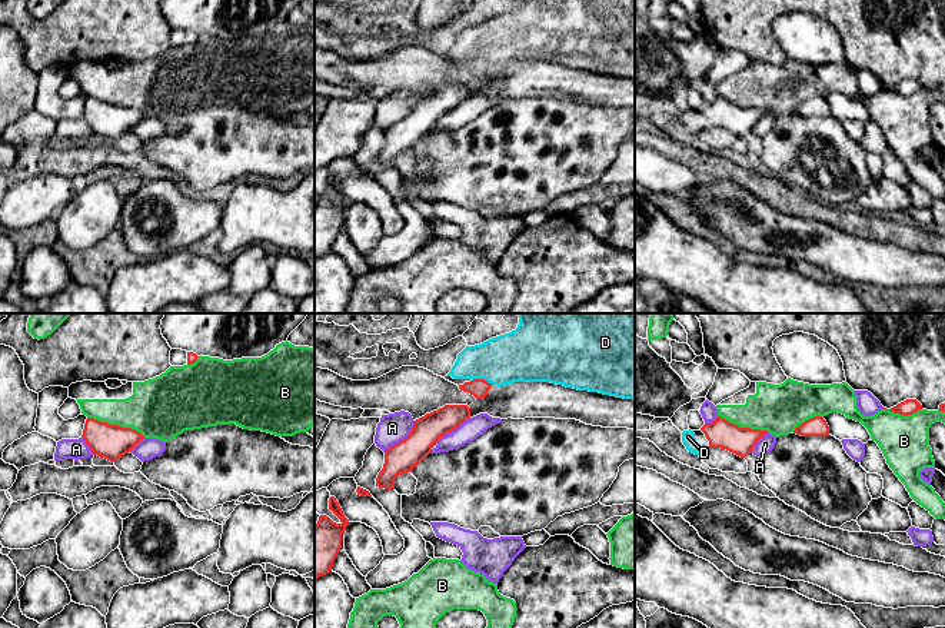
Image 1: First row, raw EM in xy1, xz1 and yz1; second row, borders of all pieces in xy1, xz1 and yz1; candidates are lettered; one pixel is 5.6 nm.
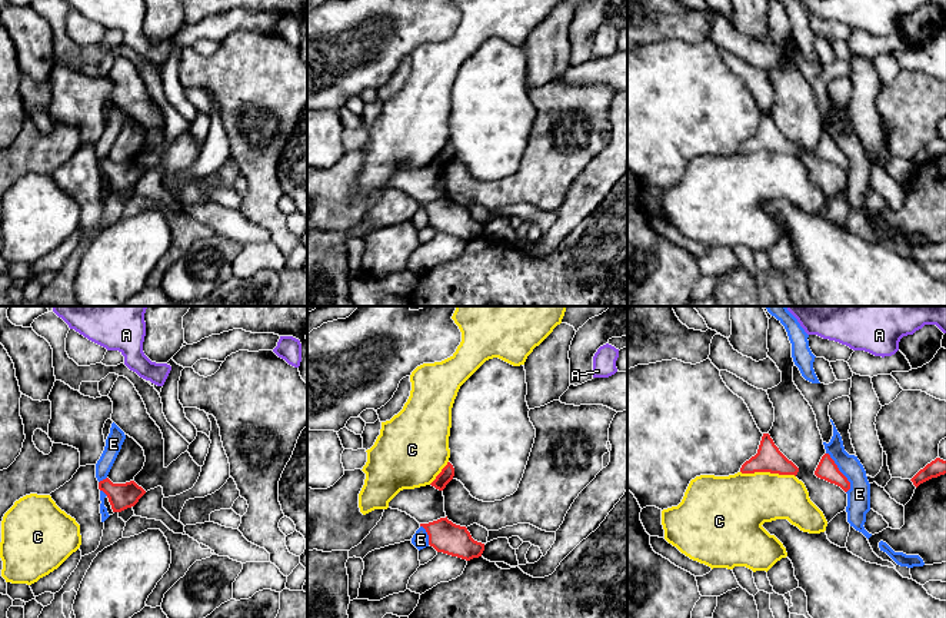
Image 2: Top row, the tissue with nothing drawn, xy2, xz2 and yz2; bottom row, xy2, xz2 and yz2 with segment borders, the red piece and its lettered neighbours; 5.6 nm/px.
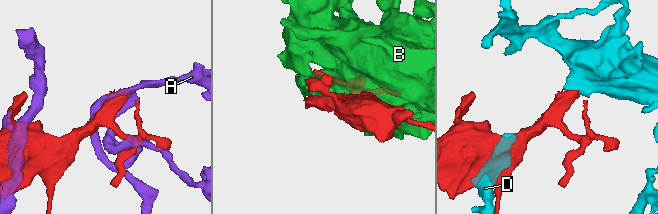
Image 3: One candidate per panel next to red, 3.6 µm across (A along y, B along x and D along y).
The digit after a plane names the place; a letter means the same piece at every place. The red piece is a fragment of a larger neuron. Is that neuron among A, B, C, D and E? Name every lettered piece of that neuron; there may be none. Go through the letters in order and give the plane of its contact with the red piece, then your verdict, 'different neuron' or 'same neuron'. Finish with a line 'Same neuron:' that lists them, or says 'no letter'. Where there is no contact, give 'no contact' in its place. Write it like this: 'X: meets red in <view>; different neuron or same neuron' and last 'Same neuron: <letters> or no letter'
A: meets red in xz1; different neuron
B: meets red in xy1; different neuron
C: meets red in yz2; different neuron
D: meets red in xz1; same neuron
E: meets red in yz2; different neuron
Same neuron: D

